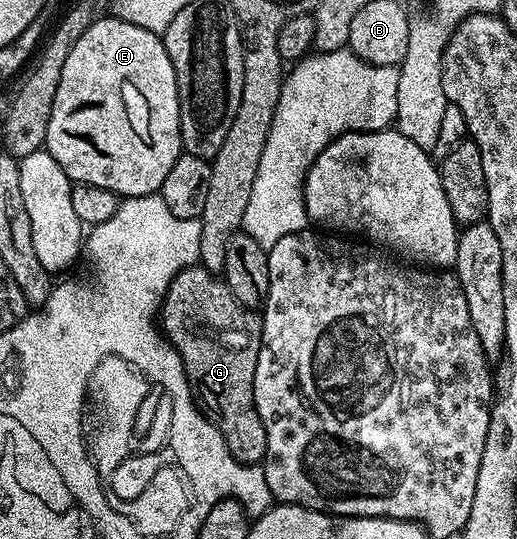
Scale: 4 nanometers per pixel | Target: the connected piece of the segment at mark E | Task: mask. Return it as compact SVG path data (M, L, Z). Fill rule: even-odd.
M103 17L97 19L92 25L88 25L88 29L80 33L80 41L72 45L72 53L68 53L68 61L64 61L64 70L60 73L60 85L56 85L56 101L52 101L52 117L48 121L44 150L58 162L60 169L64 169L64 173L74 183L100 185L100 189L114 191L119 197L152 195L161 192L164 177L168 177L168 169L176 165L179 155L184 151L180 133L180 105L178 104L176 73L172 69L172 61L166 52L165 42L148 29L129 24L128 21L117 17Z

